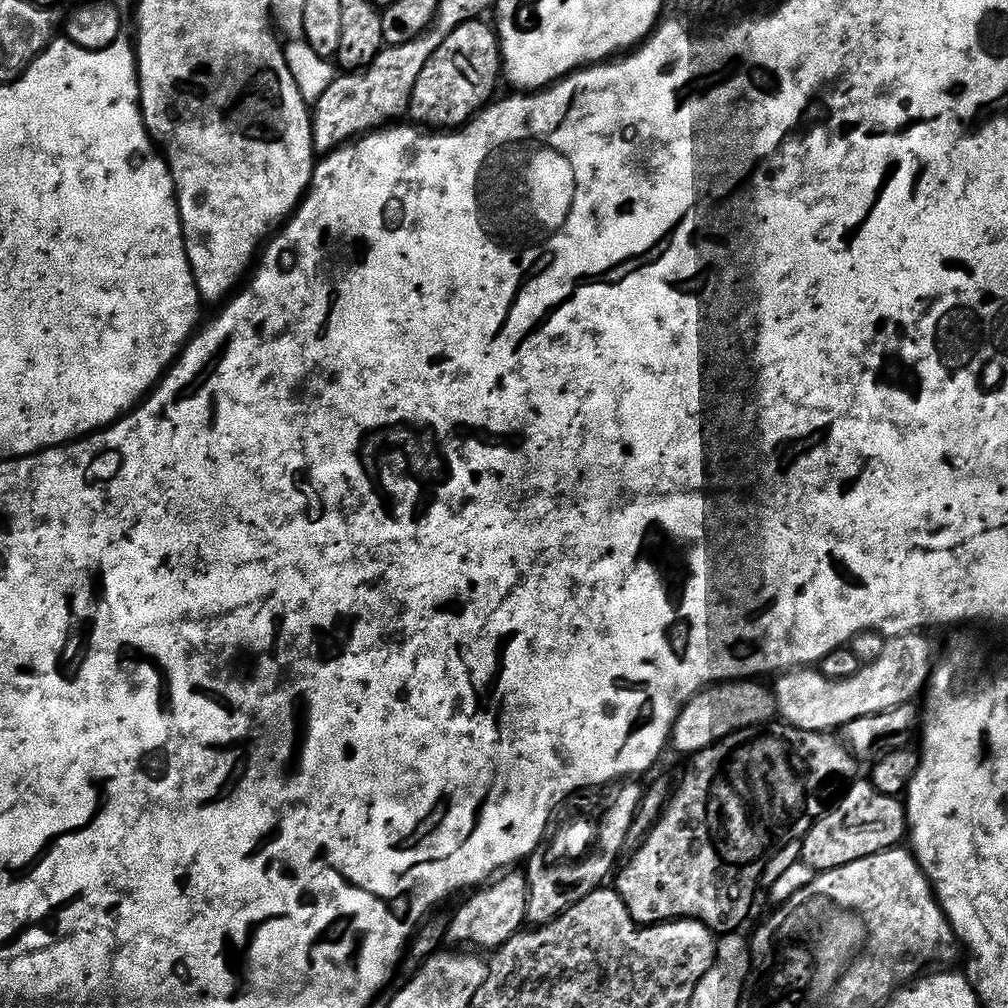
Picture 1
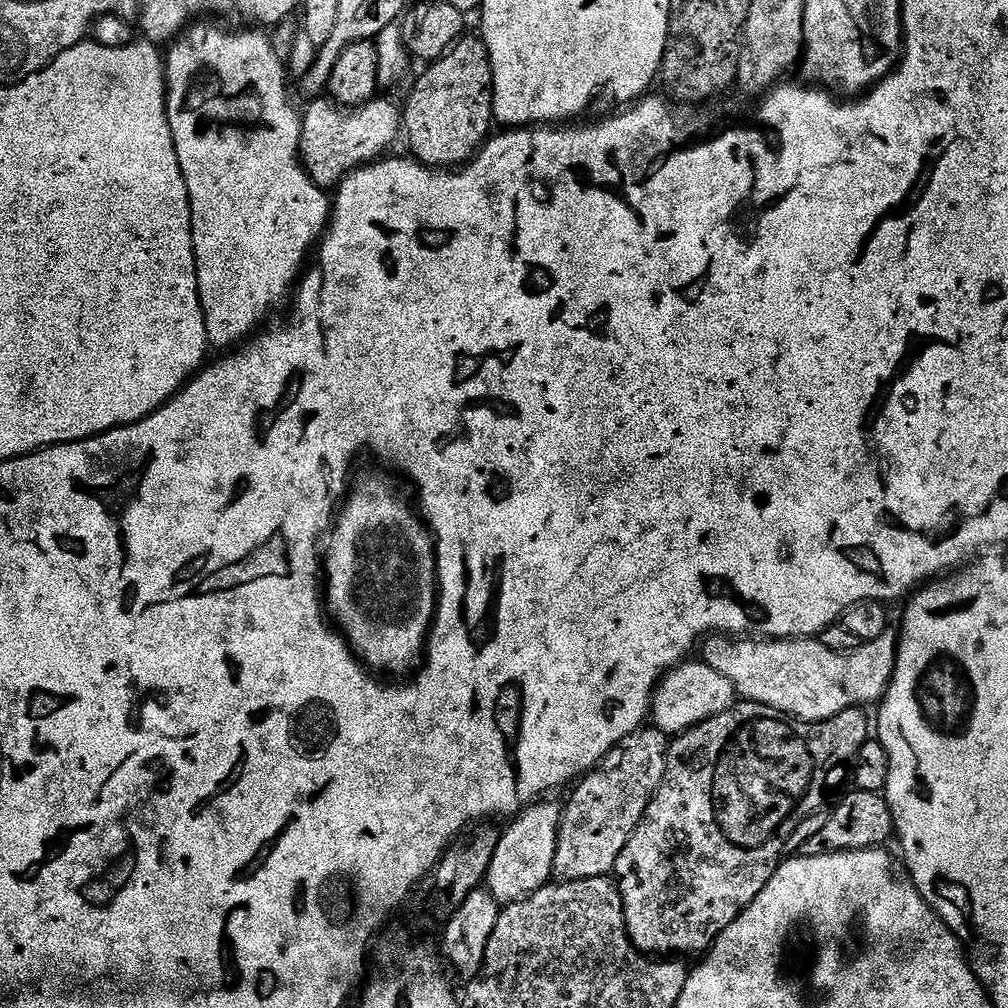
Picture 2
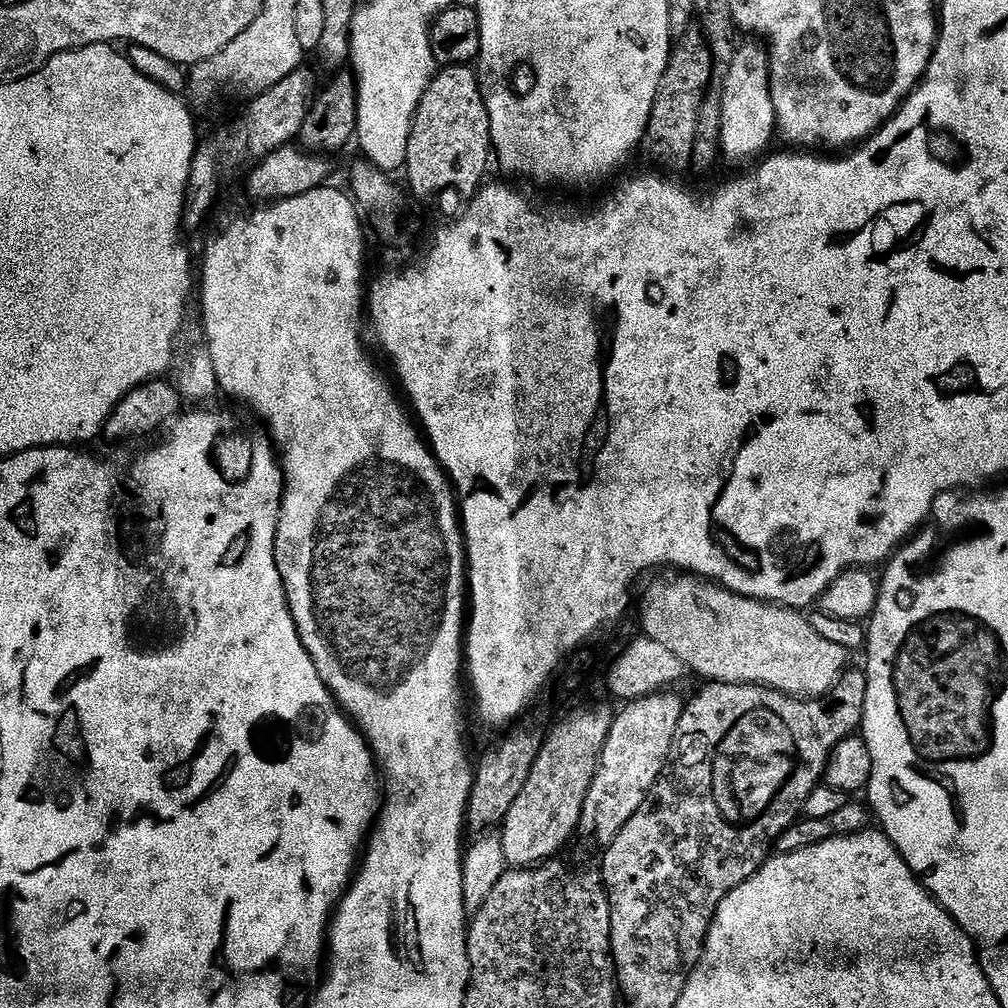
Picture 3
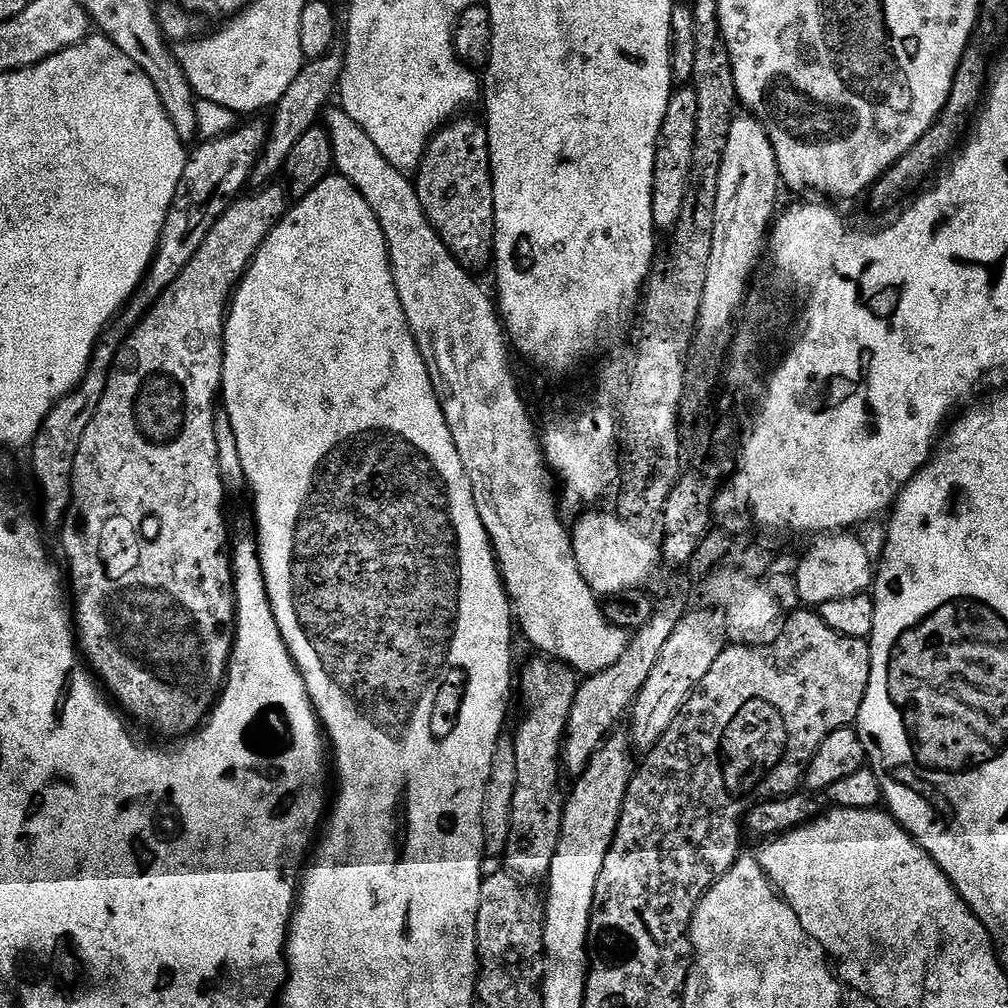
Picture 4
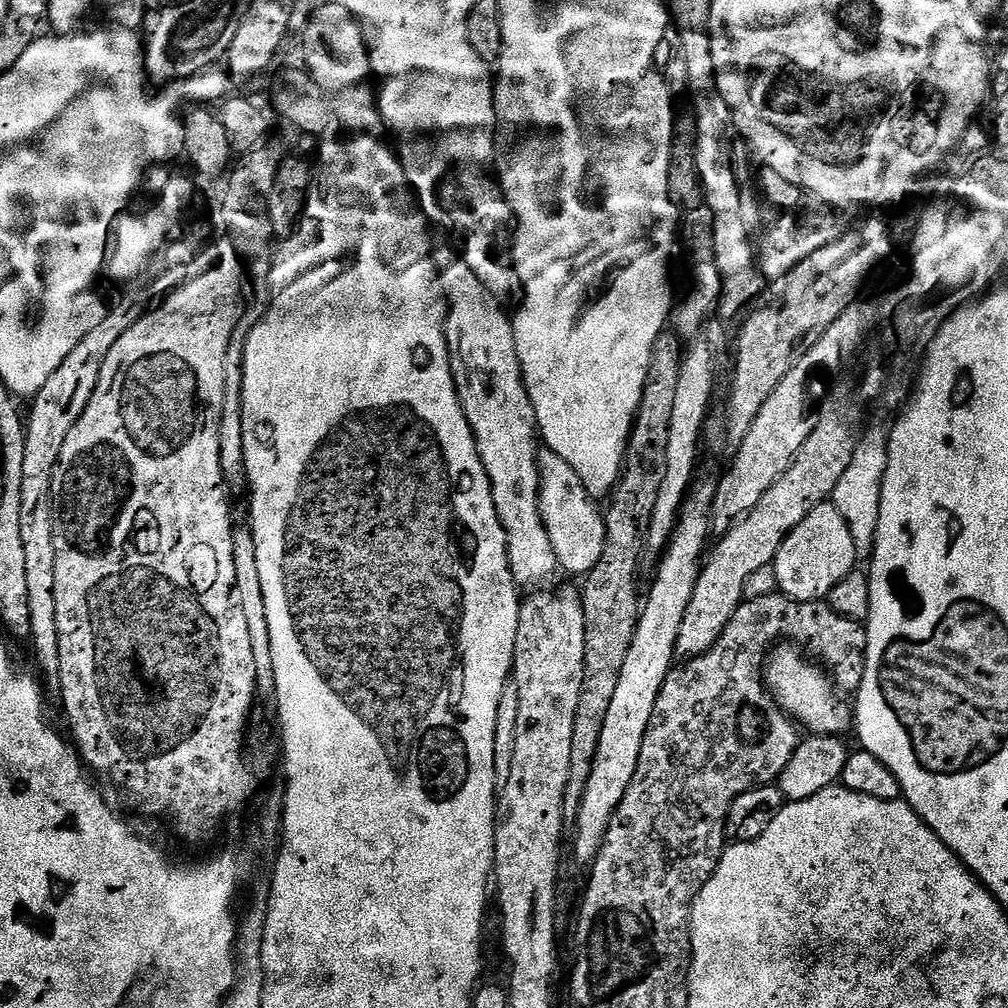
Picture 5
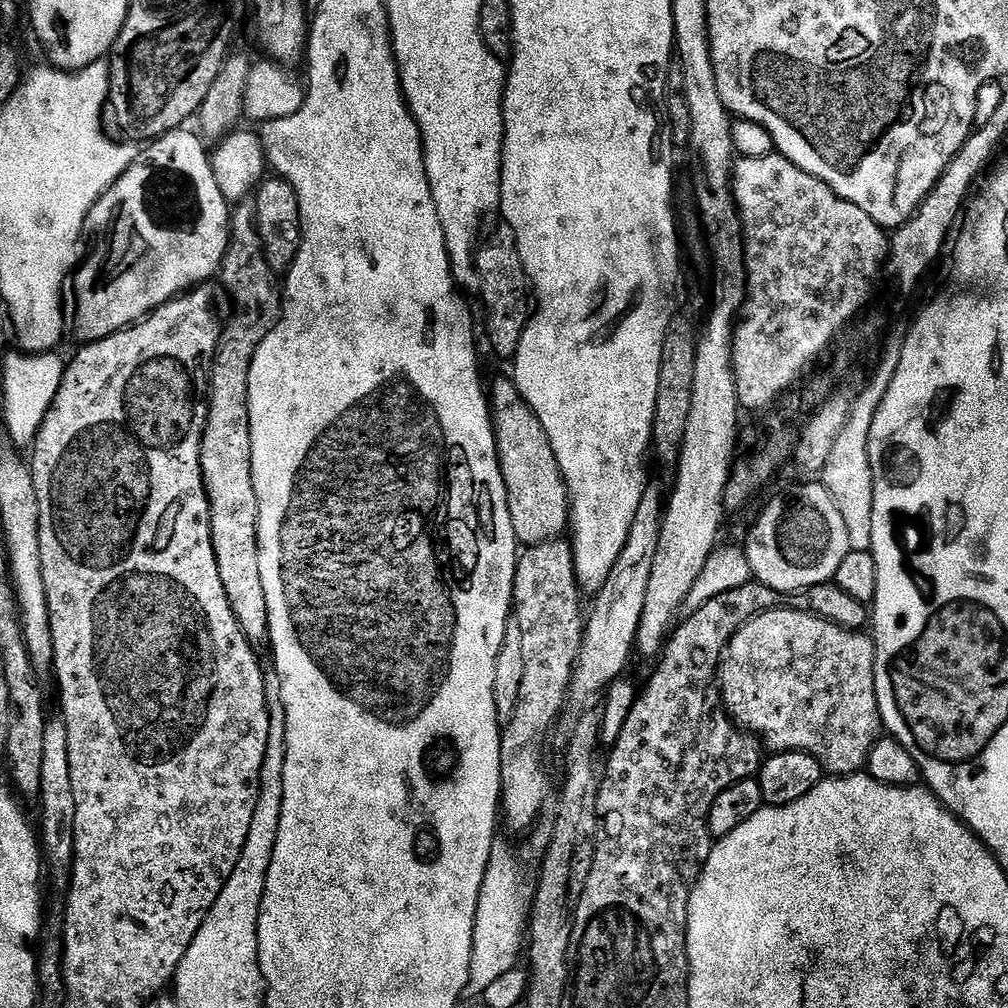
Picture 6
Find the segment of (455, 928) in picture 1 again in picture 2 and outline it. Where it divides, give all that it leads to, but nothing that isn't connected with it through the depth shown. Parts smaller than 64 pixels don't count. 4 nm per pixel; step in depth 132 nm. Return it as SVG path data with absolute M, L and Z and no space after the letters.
M544 798L539 802L529 804L509 823L513 824L508 829L505 827L500 833L500 841L494 850L494 858L490 858L486 891L501 906L525 900L538 889L545 888L553 879L556 837L561 822L562 808L560 804L558 806L548 799L552 798Z

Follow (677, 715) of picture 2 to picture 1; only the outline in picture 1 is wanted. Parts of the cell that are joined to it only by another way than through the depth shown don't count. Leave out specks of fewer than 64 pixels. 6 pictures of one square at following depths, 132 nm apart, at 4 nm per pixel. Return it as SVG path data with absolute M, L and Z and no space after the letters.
M734 680L718 684L698 693L680 711L680 717L672 726L671 747L680 752L695 754L714 746L722 738L743 728L759 728L777 715L776 697L771 687L763 688L763 683L751 680Z

